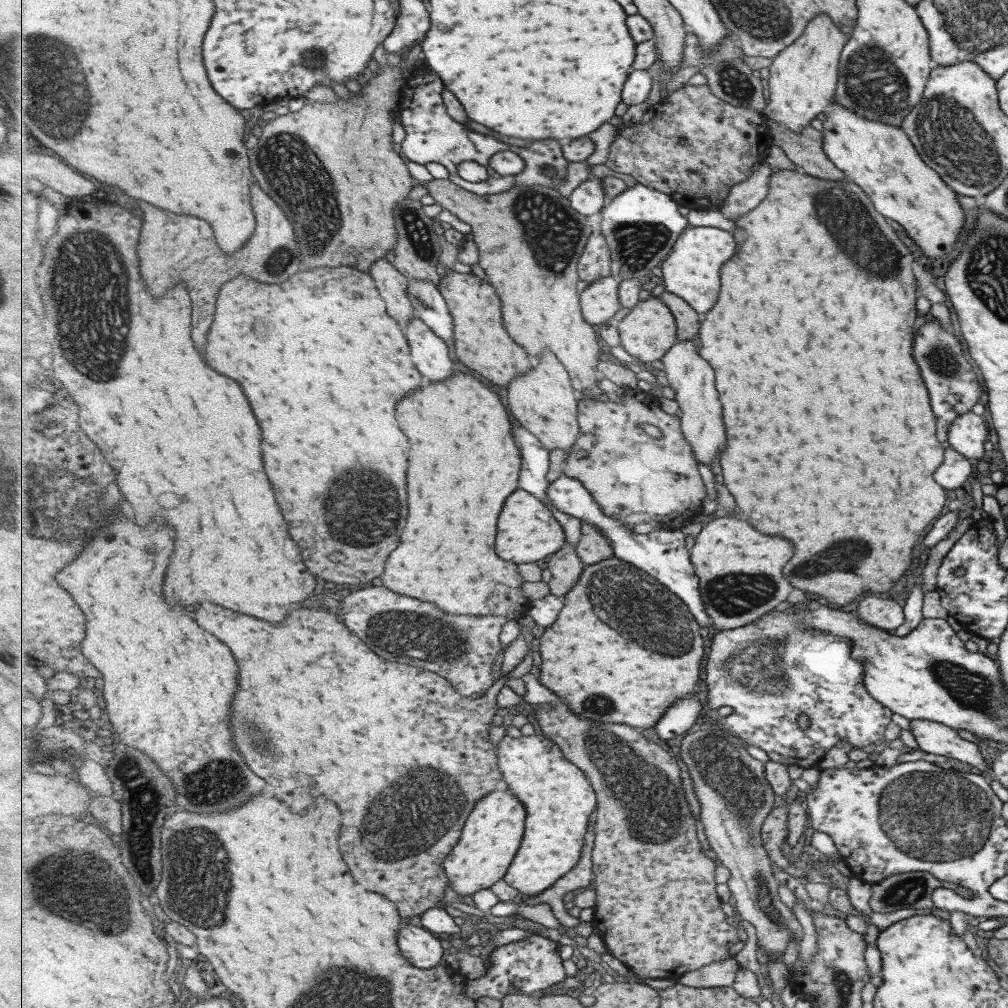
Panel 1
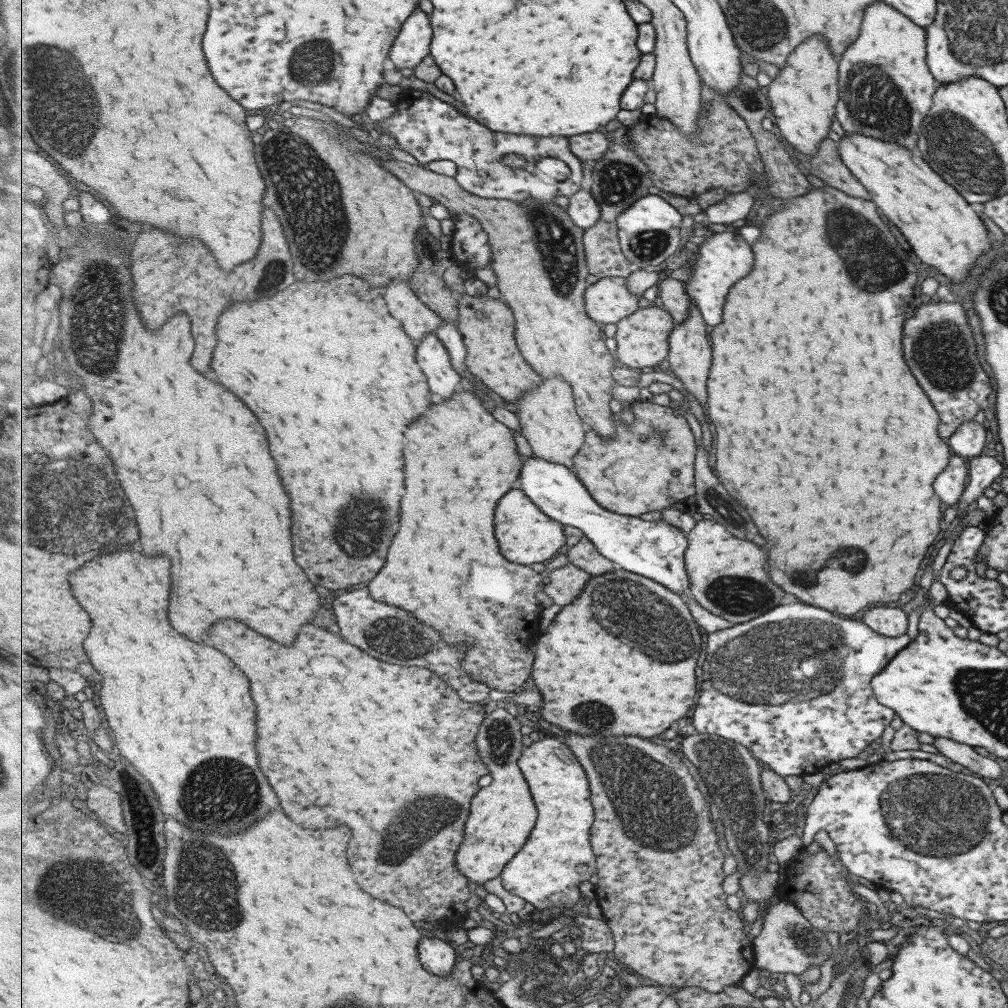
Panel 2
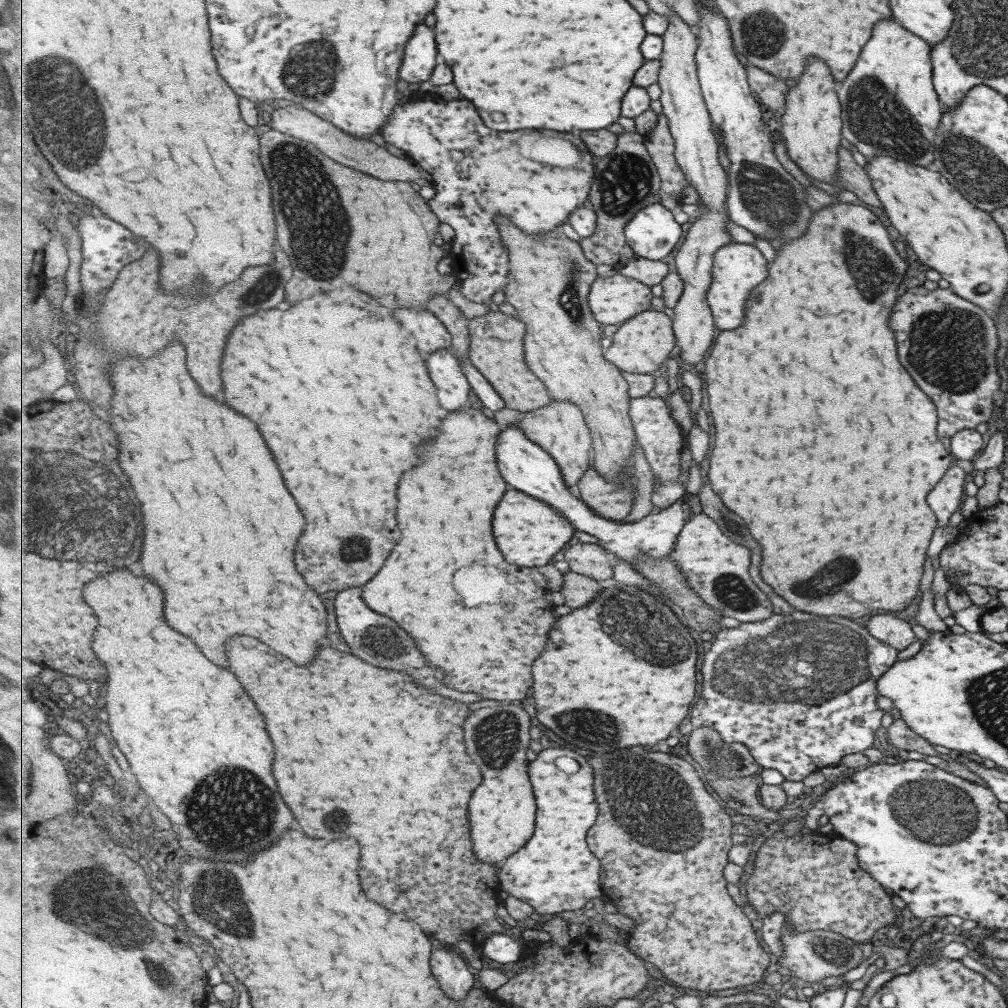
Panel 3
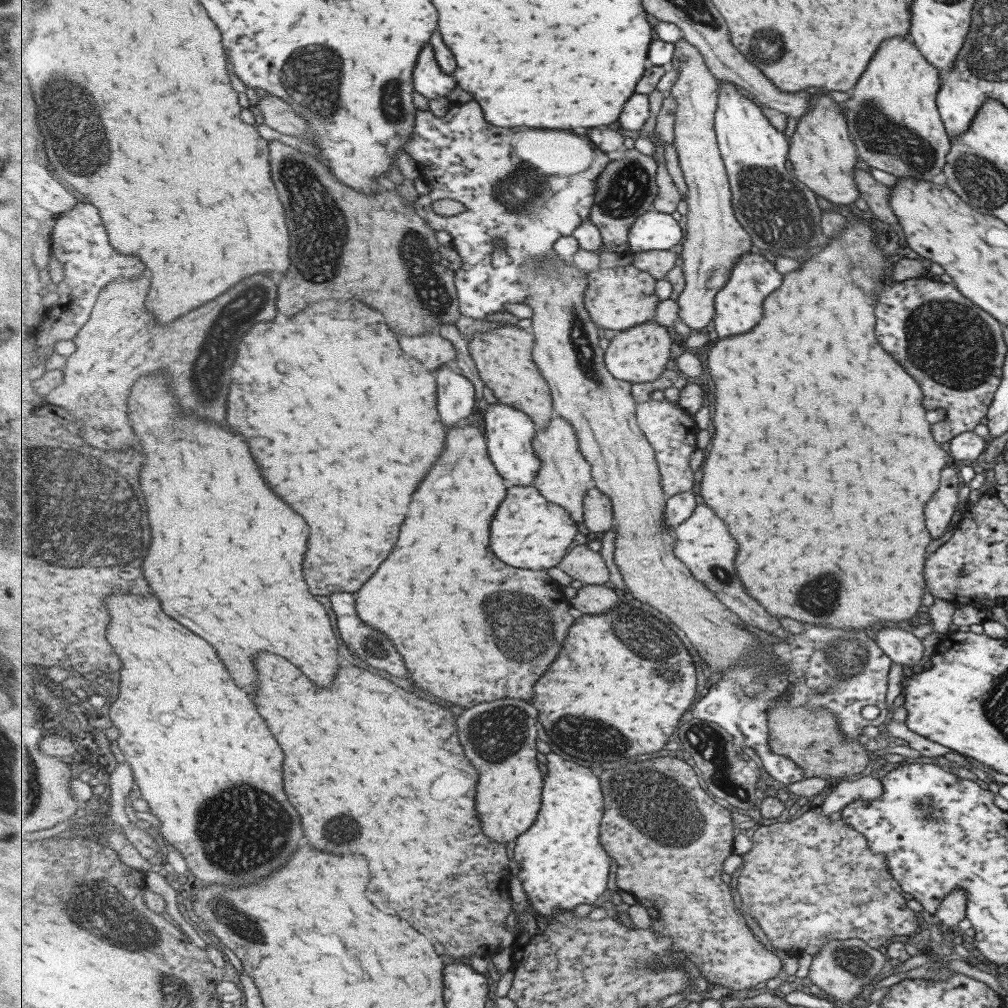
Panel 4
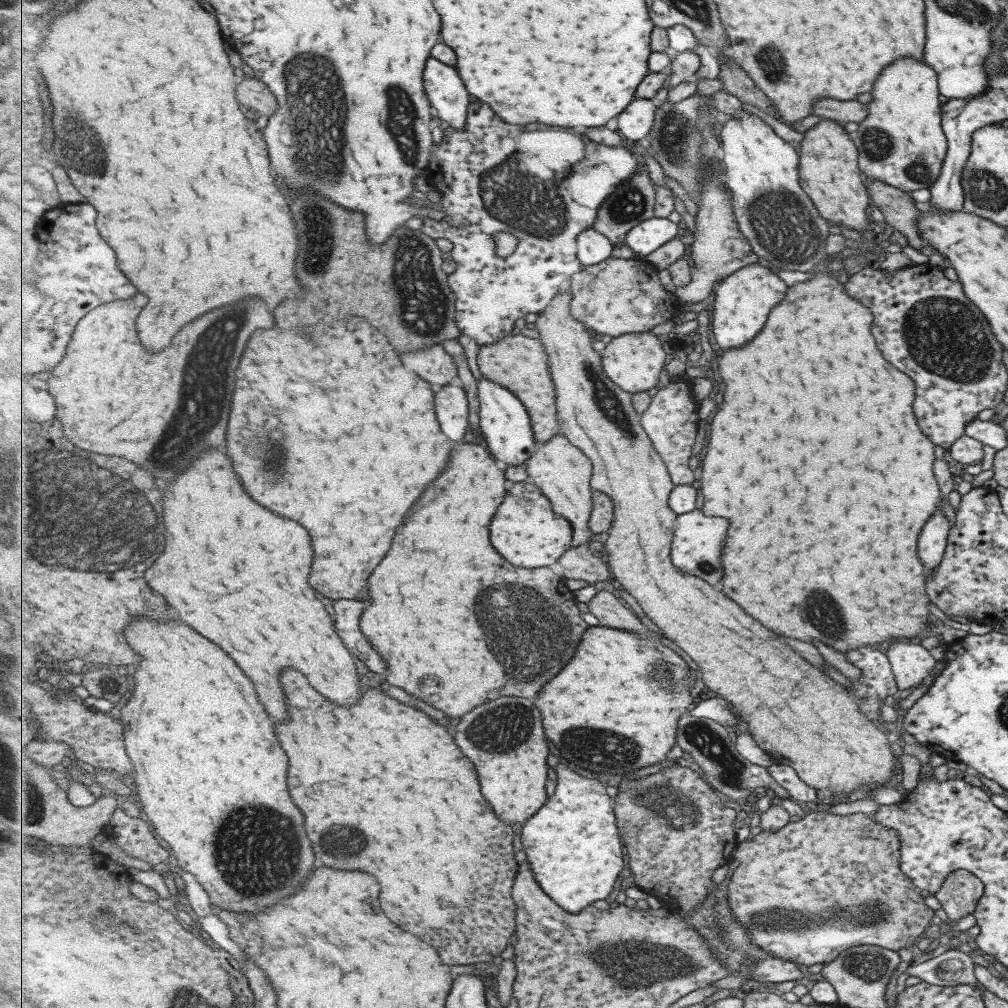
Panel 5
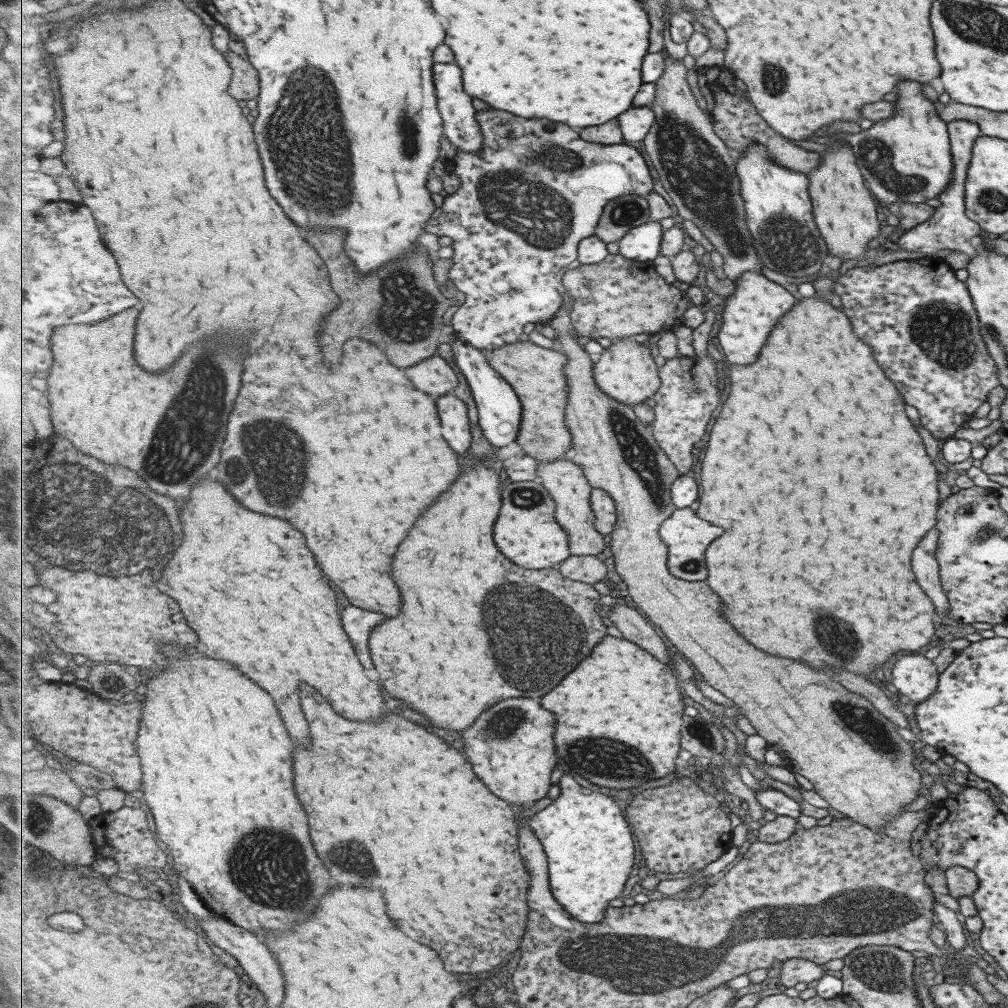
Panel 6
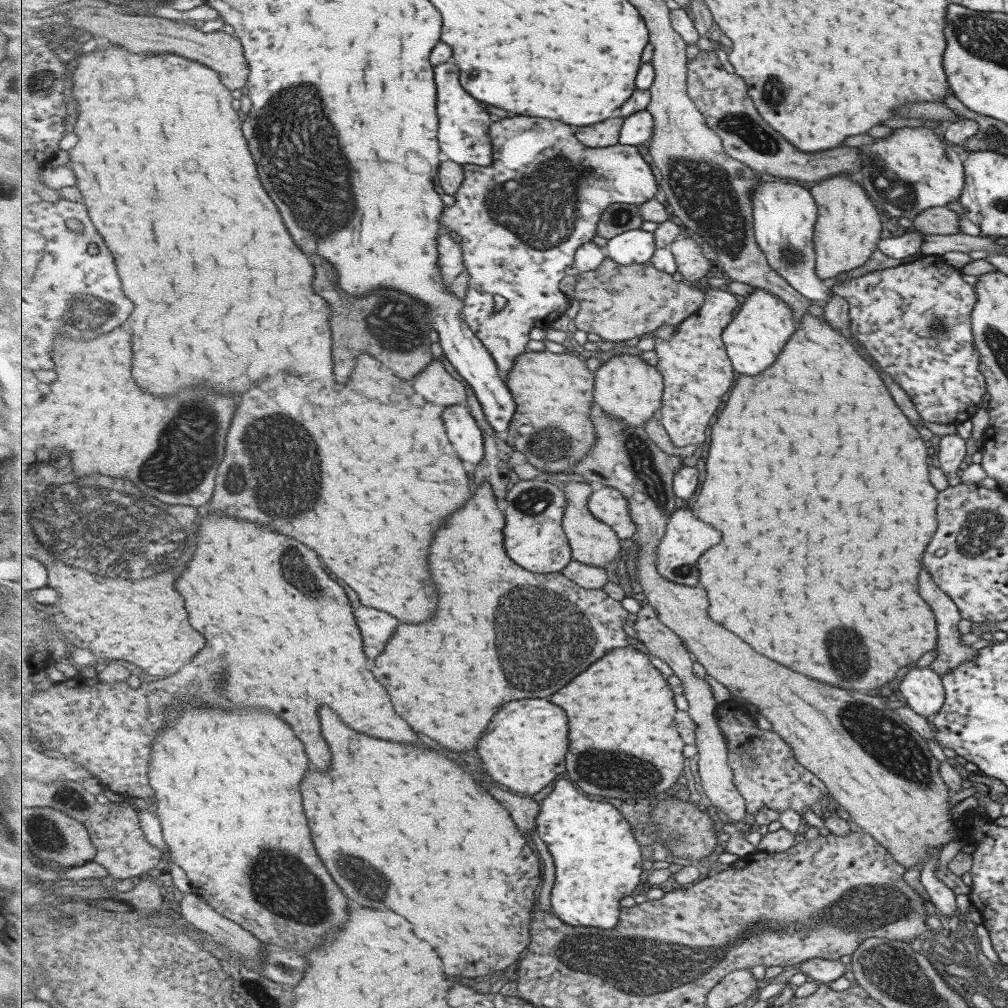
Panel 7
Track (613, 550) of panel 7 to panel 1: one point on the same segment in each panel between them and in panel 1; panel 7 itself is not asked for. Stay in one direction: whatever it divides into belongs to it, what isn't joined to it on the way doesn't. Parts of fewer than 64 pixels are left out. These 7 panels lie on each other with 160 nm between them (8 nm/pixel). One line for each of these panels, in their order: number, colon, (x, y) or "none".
1: (545, 401)
2: (549, 417)
3: (560, 428)
4: (566, 476)
5: (563, 472)
6: (564, 478)

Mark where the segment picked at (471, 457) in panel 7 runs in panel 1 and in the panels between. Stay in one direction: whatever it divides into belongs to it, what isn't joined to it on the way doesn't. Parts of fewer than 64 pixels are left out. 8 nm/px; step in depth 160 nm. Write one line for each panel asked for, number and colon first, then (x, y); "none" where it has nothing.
1: (431, 354)
2: (435, 360)
3: (446, 369)
4: (459, 390)
5: (454, 409)
6: (453, 410)

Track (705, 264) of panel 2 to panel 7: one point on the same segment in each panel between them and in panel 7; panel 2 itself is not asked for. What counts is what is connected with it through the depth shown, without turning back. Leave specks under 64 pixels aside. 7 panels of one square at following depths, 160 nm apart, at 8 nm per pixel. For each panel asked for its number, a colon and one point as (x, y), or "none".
3: (739, 268)
4: (739, 306)
5: (743, 301)
6: (752, 311)
7: (753, 340)

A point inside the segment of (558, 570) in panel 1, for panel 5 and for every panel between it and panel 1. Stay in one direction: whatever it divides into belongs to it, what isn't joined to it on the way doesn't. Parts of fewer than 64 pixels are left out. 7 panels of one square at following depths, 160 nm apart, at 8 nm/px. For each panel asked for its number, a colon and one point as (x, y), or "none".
2: (563, 585)
3: (578, 590)
4: (592, 599)
5: (611, 611)

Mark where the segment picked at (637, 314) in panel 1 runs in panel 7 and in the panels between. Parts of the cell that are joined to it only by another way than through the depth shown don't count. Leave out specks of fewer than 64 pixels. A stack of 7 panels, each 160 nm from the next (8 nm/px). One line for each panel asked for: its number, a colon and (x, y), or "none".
2: (643, 338)
3: (642, 344)
4: (641, 354)
5: (635, 361)
6: (626, 371)
7: (628, 388)

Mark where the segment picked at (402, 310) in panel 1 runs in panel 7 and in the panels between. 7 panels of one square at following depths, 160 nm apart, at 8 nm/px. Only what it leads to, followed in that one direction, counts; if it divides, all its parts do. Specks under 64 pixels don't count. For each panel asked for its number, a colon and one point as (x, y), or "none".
2: (419, 319)
3: (431, 332)
4: (434, 350)
5: (435, 364)
6: (434, 375)
7: (435, 383)

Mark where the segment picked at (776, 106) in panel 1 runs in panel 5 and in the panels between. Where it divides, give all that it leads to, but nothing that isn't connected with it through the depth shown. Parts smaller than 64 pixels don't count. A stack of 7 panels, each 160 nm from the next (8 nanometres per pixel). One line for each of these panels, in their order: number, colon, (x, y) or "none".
2: (803, 94)
3: (810, 125)
4: (822, 155)
5: (828, 167)

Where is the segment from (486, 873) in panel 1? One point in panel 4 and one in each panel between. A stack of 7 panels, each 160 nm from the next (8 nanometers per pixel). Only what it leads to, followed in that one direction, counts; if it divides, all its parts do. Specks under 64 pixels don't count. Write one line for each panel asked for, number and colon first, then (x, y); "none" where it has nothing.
2: (503, 814)
3: (504, 810)
4: (500, 736)

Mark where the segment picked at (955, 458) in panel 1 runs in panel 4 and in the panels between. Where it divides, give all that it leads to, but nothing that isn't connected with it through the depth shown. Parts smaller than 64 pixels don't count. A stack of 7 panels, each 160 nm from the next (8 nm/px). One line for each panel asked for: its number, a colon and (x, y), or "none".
2: (949, 484)
3: (945, 498)
4: (938, 511)

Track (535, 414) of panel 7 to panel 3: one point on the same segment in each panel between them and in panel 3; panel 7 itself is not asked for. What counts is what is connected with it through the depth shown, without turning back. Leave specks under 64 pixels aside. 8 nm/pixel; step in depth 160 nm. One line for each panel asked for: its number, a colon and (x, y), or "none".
3: (498, 341)
4: (504, 355)
5: (521, 364)
6: (538, 375)

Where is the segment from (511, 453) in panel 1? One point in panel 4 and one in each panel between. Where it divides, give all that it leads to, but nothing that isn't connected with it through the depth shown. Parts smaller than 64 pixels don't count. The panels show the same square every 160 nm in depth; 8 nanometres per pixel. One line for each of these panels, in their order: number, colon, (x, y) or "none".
2: (445, 567)
3: (484, 621)
4: (431, 598)

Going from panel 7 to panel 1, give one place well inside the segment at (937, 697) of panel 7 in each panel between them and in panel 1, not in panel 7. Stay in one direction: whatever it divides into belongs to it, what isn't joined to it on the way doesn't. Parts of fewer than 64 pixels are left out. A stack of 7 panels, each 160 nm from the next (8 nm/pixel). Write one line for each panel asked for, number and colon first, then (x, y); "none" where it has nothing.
1: (886, 614)
2: (890, 622)
3: (887, 628)
4: (902, 647)
5: (910, 663)
6: (914, 676)

